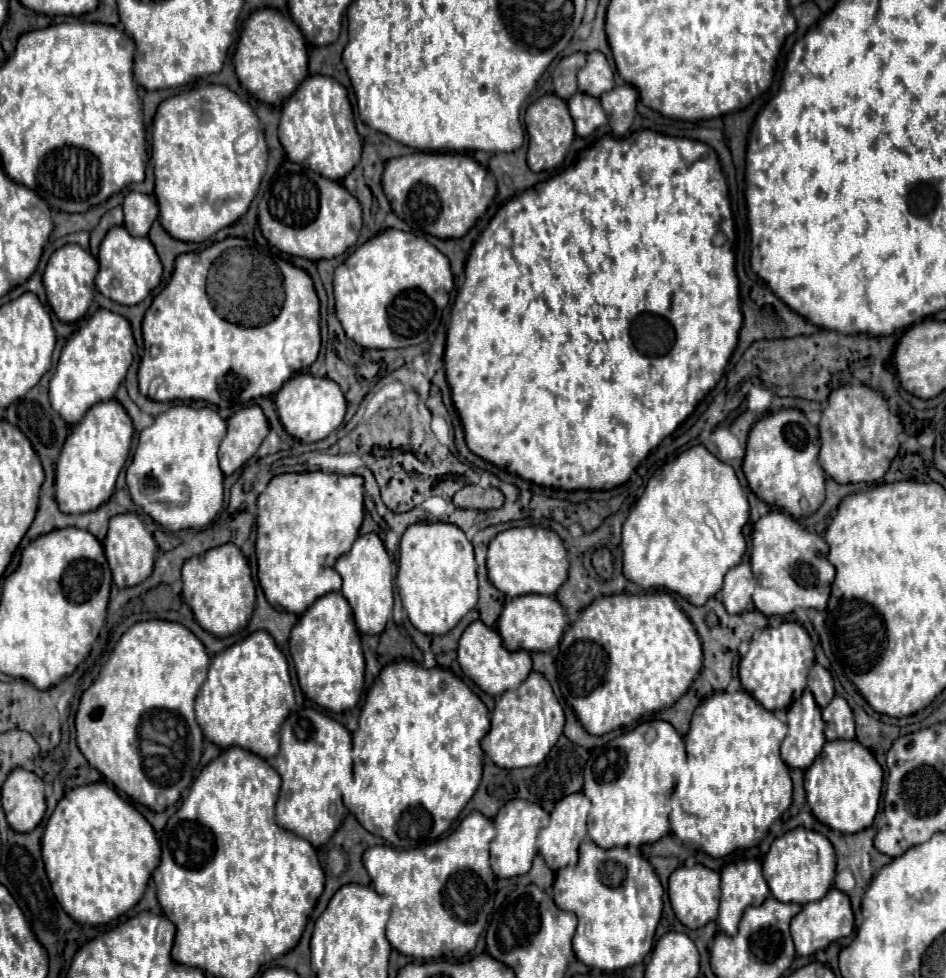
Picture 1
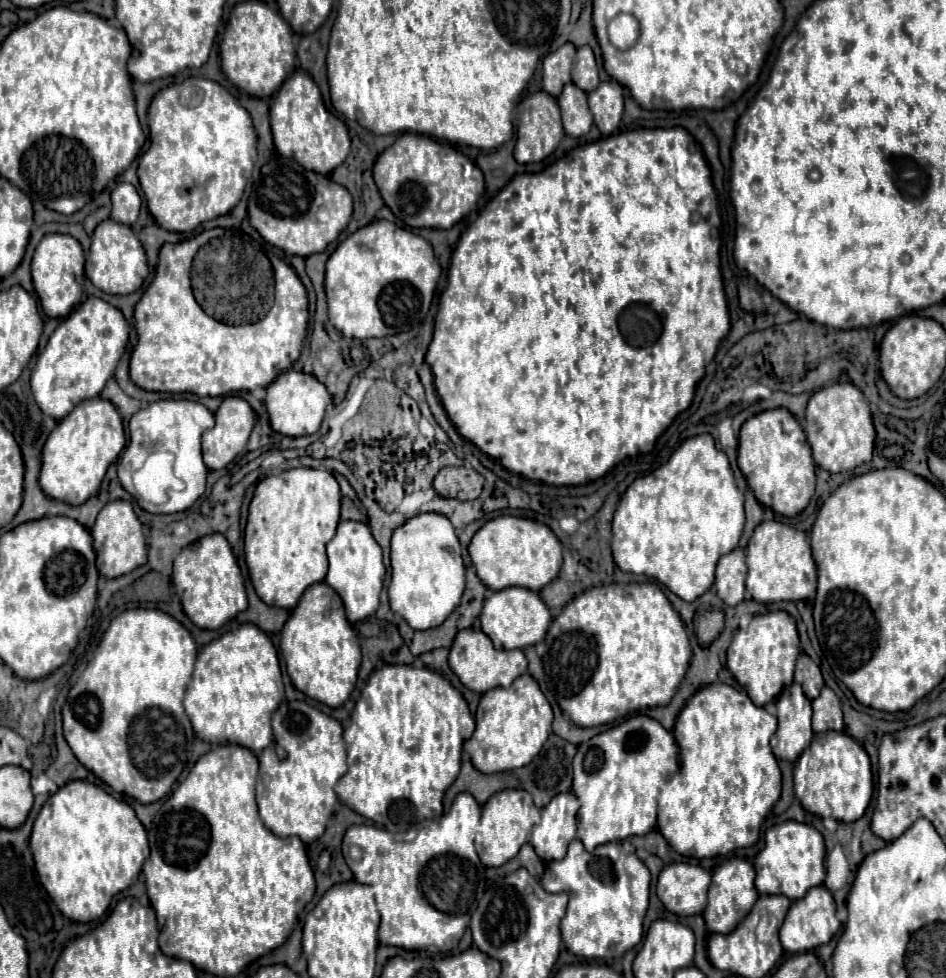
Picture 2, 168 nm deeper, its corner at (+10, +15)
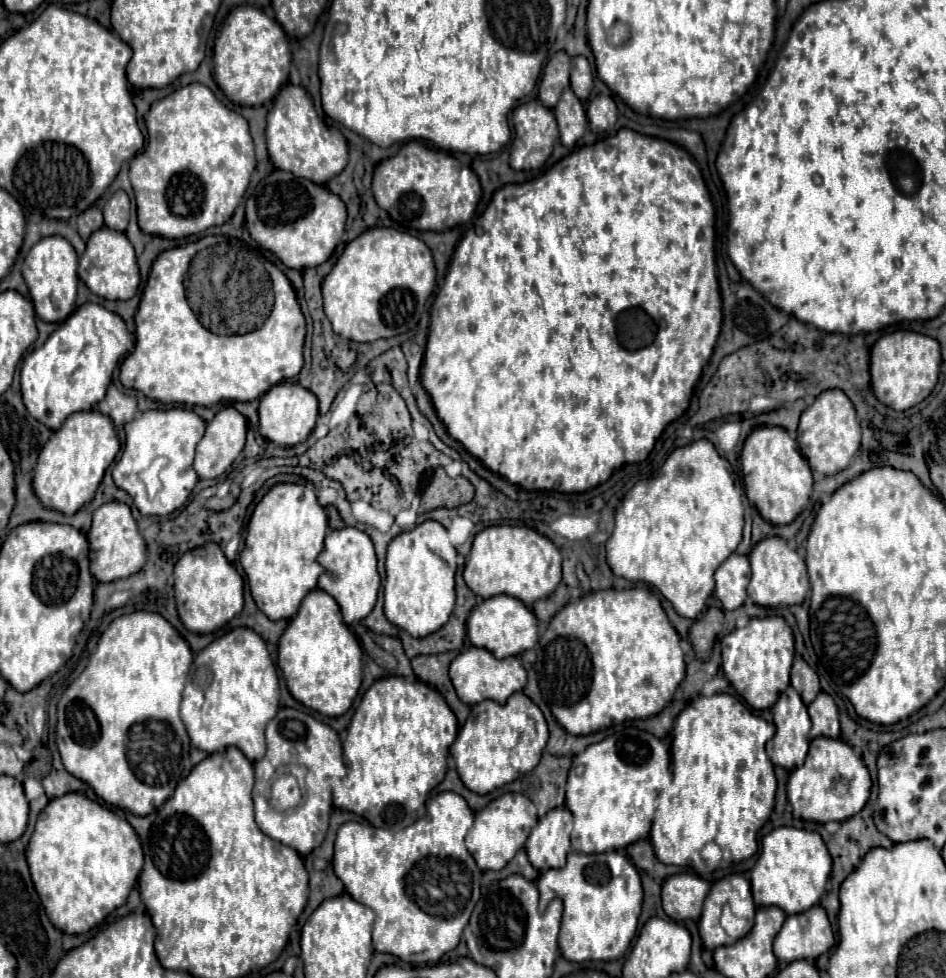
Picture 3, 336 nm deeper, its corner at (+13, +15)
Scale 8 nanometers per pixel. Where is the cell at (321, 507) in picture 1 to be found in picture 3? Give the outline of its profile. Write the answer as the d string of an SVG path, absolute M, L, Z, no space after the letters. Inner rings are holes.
M277 483L257 503L247 525L247 539L239 561L249 579L249 589L257 607L269 619L291 619L305 593L317 587L321 575L317 555L325 549L325 533L327 513L315 489L309 485Z

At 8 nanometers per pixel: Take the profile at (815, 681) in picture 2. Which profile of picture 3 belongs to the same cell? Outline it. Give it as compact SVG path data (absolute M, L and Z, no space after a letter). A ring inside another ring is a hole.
M795 657L793 661L790 683L805 701L805 705L809 705L813 697L817 697L817 693L821 691L817 673L801 657Z

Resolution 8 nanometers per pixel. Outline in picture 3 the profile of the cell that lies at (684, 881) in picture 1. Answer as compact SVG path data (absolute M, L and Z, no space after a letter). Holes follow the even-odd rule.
M677 873L665 879L661 899L665 913L675 919L699 921L703 901L709 893L709 883L693 873Z

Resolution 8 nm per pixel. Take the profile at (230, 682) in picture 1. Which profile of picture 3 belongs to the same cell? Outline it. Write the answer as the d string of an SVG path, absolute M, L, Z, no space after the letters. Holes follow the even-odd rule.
M237 627L229 631L221 639L209 643L201 653L197 653L189 677L191 683L187 683L183 691L181 719L187 727L191 743L207 753L237 747L249 761L259 761L265 755L265 725L279 709L279 677L261 635L249 627Z

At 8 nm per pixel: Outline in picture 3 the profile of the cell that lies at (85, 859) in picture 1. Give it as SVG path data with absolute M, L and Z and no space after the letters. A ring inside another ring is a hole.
M73 791L51 799L49 805L39 813L35 833L27 845L27 861L31 879L51 923L65 933L85 933L101 923L113 909L125 903L143 867L143 849L127 819L105 809L97 801L91 801L83 793Z

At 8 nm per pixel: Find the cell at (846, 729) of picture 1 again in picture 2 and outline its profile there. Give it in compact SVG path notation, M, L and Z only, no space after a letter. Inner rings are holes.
M824 687L820 691L820 695L812 701L812 709L814 709L812 729L816 729L816 733L842 731L844 729L840 701L830 687Z

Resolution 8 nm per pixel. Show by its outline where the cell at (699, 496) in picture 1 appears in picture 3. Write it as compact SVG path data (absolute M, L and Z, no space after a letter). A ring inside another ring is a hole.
M699 439L699 441L693 441L693 443L685 445L685 447L675 449L669 455L669 459L665 461L663 471L657 477L653 477L649 481L635 483L633 489L625 495L621 509L617 509L617 513L615 513L615 529L613 529L613 533L611 533L609 541L607 541L607 563L609 563L609 567L613 569L613 573L617 577L625 577L625 579L633 579L633 581L645 581L645 583L657 587L673 603L673 607L675 607L675 611L679 615L695 619L701 613L701 609L705 607L705 601L707 601L707 597L711 595L711 591L715 587L713 573L715 573L717 565L721 565L721 561L725 561L737 549L737 545L741 541L741 533L743 533L743 501L741 501L741 493L735 491L735 475L731 471L731 465L729 465L727 459L723 459L717 453L717 449L713 447L711 441Z

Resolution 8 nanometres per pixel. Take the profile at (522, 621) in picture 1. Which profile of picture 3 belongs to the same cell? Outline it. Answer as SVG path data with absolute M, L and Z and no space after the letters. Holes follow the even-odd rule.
M495 595L481 601L467 619L467 635L475 647L489 649L497 659L519 655L533 649L539 641L539 621L521 599L511 595Z

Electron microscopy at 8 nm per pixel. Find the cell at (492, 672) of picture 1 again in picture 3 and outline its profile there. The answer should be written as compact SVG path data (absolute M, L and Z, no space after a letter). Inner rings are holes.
M475 645L467 647L453 659L453 663L449 667L449 677L453 681L453 687L459 695L459 699L469 705L481 703L485 699L495 699L497 703L505 703L511 693L521 691L527 683L527 673L517 657L497 659L491 651L487 651L483 647L475 647Z

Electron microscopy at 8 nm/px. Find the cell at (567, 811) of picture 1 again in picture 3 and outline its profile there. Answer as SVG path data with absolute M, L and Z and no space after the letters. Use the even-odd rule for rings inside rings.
M555 807L531 829L525 851L537 871L565 865L567 851L571 849L571 827L571 811L567 807Z

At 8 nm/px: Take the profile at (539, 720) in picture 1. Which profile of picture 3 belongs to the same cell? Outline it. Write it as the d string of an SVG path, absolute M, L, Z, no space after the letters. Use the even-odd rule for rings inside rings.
M517 691L503 705L493 699L473 705L457 741L451 745L451 757L467 789L485 795L531 771L541 759L547 737L549 731L541 709L523 691Z

